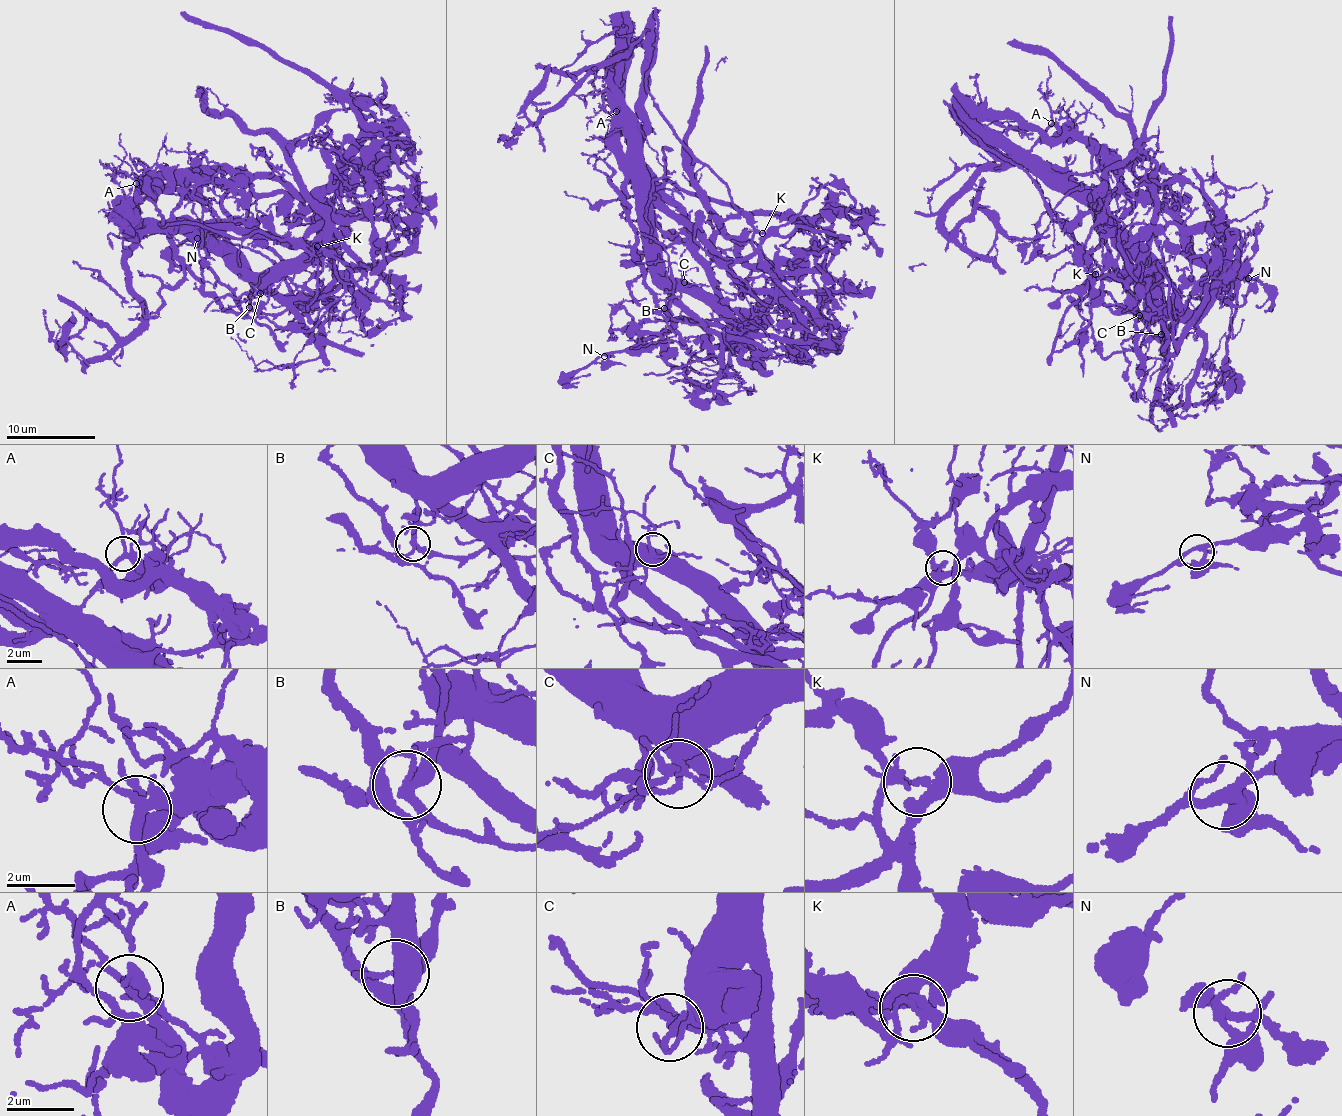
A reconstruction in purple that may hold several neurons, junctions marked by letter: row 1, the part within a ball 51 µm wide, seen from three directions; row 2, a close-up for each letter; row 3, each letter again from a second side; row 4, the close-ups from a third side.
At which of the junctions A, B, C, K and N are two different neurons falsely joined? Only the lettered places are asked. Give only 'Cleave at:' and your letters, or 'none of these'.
Cleave at: B, K

